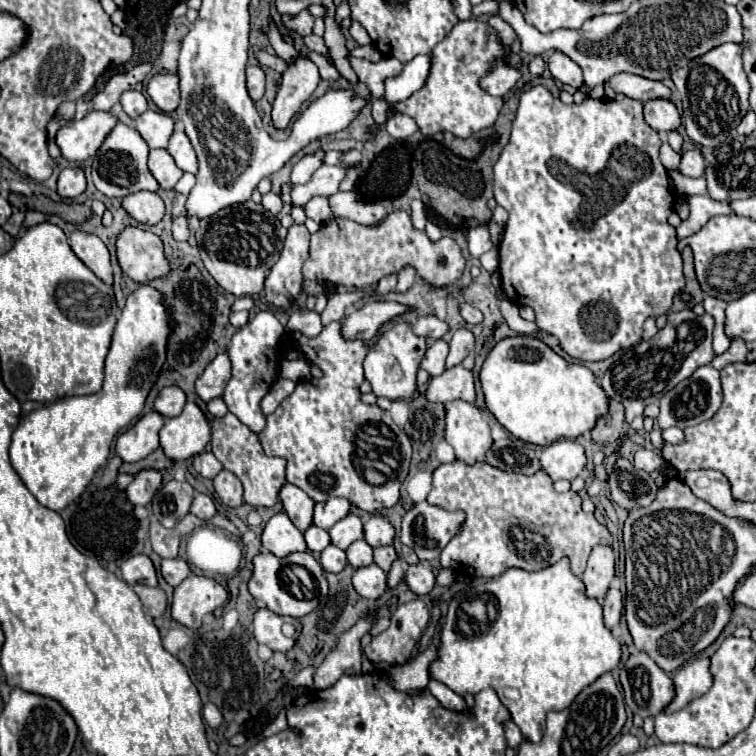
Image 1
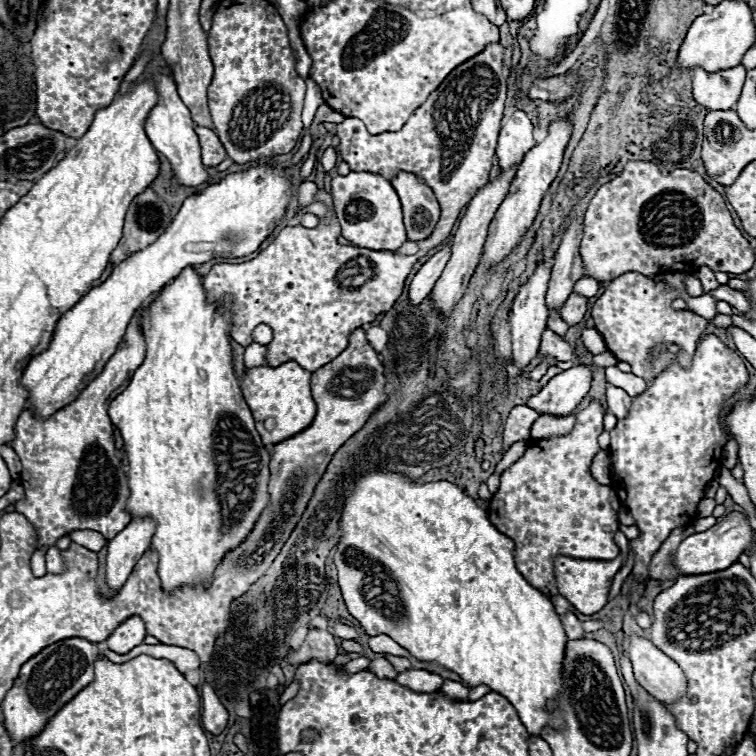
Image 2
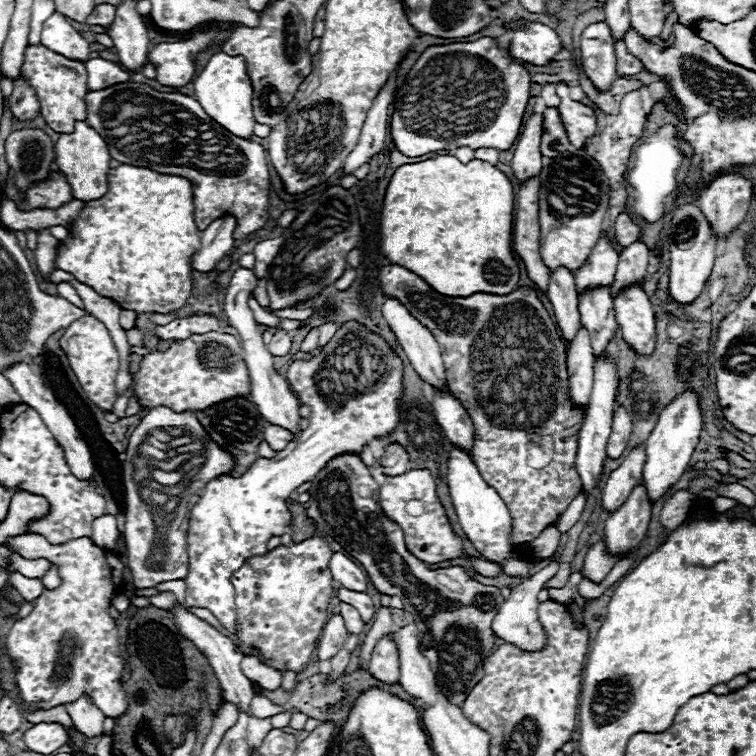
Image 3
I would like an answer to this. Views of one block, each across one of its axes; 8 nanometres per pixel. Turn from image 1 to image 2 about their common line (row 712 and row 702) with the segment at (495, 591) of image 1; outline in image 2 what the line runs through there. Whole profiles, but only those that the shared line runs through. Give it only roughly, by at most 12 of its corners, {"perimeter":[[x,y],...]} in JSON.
{"perimeter":[[372,468],[348,612],[564,728],[566,634],[456,484]]}

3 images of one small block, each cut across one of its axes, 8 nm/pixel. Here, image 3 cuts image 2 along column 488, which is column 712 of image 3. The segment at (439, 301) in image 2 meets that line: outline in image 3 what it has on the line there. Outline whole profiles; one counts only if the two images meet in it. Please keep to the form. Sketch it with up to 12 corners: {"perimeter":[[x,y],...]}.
{"perimeter":[[718,176],[698,198],[714,232],[728,236],[746,216],[752,180]]}

